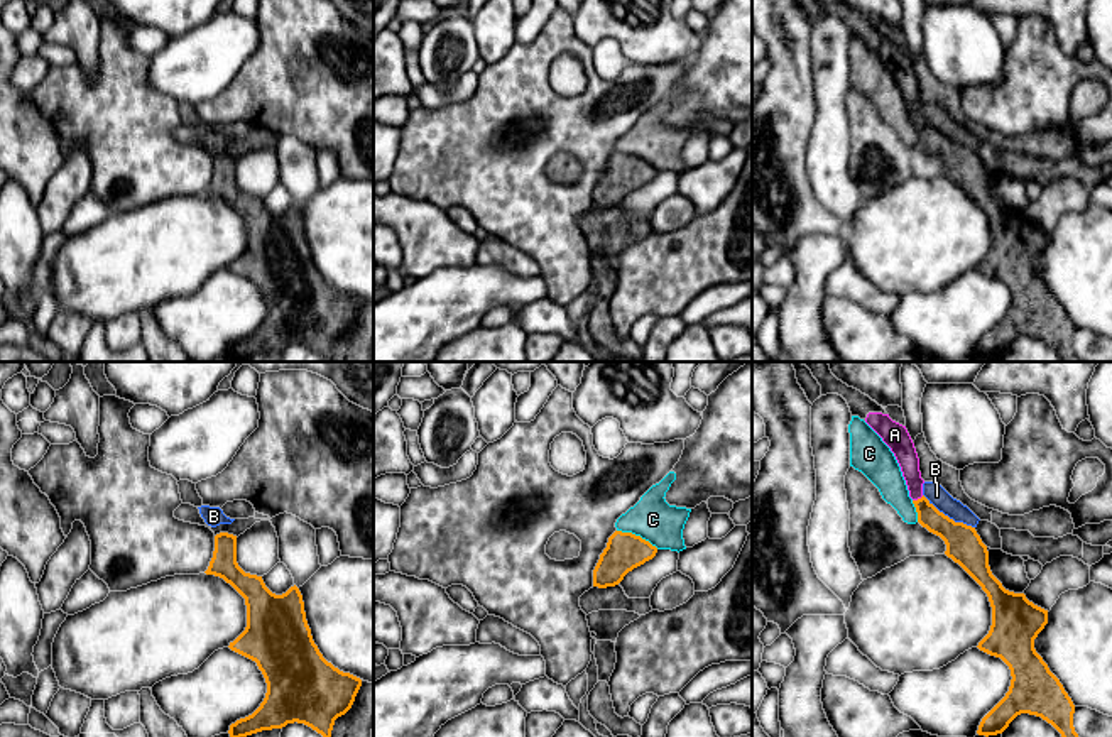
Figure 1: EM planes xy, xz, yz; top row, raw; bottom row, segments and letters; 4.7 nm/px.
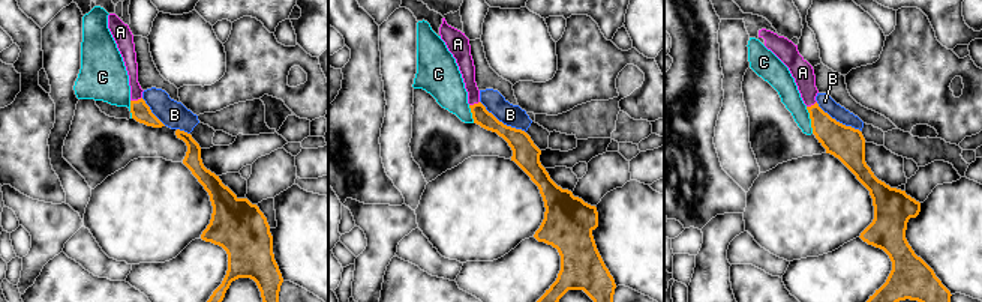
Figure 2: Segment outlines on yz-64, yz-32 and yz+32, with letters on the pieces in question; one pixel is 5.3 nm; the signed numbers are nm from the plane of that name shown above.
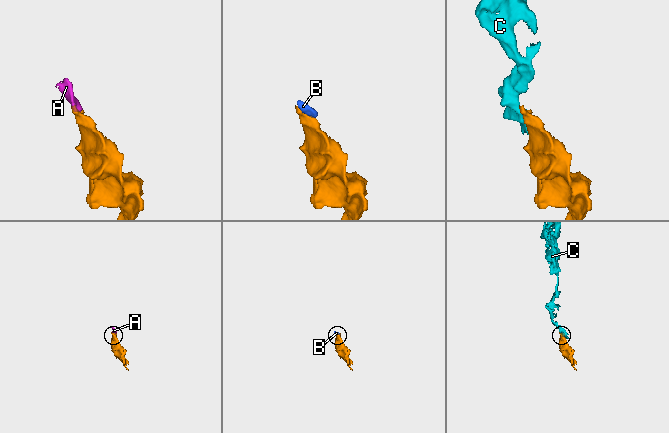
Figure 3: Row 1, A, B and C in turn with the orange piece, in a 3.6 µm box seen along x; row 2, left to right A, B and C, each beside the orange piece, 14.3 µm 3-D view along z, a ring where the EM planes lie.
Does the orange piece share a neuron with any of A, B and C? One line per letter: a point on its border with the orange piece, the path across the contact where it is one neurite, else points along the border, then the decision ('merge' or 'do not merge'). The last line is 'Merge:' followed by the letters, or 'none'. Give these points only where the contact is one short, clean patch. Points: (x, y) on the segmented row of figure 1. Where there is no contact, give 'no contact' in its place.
A: meets orange in yz at (918, 499); runs through yz (955, 535), (918, 499), (904, 452); merge
B: meets orange in yz at (947, 516); border along yz (923, 494), (940, 511), (974, 528); do not merge
C: meets orange in xz at (637, 536); do not merge
Merge: A

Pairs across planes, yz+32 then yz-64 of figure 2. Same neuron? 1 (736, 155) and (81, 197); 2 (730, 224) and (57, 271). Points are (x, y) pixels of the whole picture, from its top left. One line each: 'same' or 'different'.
1: same
2: different

